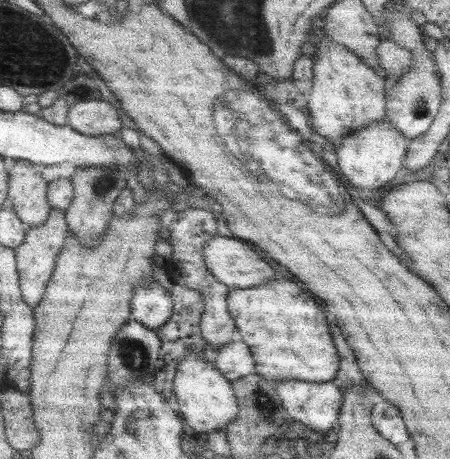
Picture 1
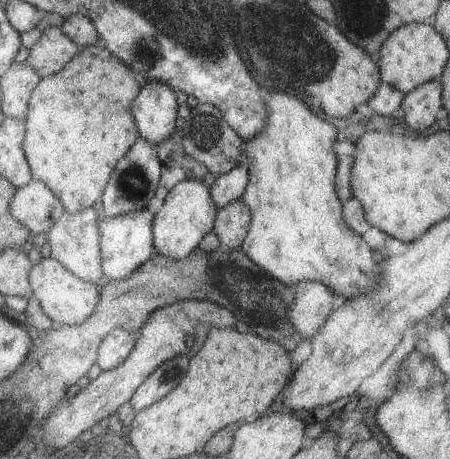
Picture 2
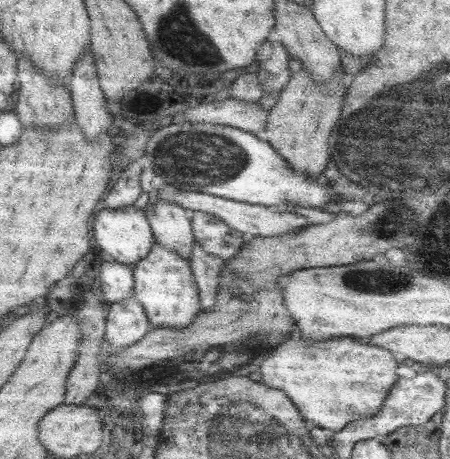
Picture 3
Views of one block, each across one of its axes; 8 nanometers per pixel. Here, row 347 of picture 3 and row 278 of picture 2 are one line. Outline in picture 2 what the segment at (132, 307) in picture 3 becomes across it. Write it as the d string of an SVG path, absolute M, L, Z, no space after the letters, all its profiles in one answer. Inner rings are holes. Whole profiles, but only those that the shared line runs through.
M141 210L141 212L131 212L125 216L115 216L115 218L105 218L99 216L97 228L99 228L99 250L101 250L101 270L105 282L119 282L127 280L141 264L145 264L153 254L153 236L151 236L151 224L153 224L153 212Z

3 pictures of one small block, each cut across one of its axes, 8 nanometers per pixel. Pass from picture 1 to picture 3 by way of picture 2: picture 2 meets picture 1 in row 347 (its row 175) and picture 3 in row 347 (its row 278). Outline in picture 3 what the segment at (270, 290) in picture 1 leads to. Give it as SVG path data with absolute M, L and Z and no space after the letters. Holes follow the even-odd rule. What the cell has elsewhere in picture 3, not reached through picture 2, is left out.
M289 338L275 350L269 350L267 356L263 358L263 364L259 366L261 384L273 390L281 390L297 406L301 418L309 426L325 428L327 434L335 434L343 430L349 422L355 422L359 418L373 418L379 412L381 404L385 402L391 386L399 380L395 372L399 362L395 362L393 354L371 344L359 344L355 342L355 338L331 338L311 346L305 346L303 342L305 342L303 338L299 340Z

